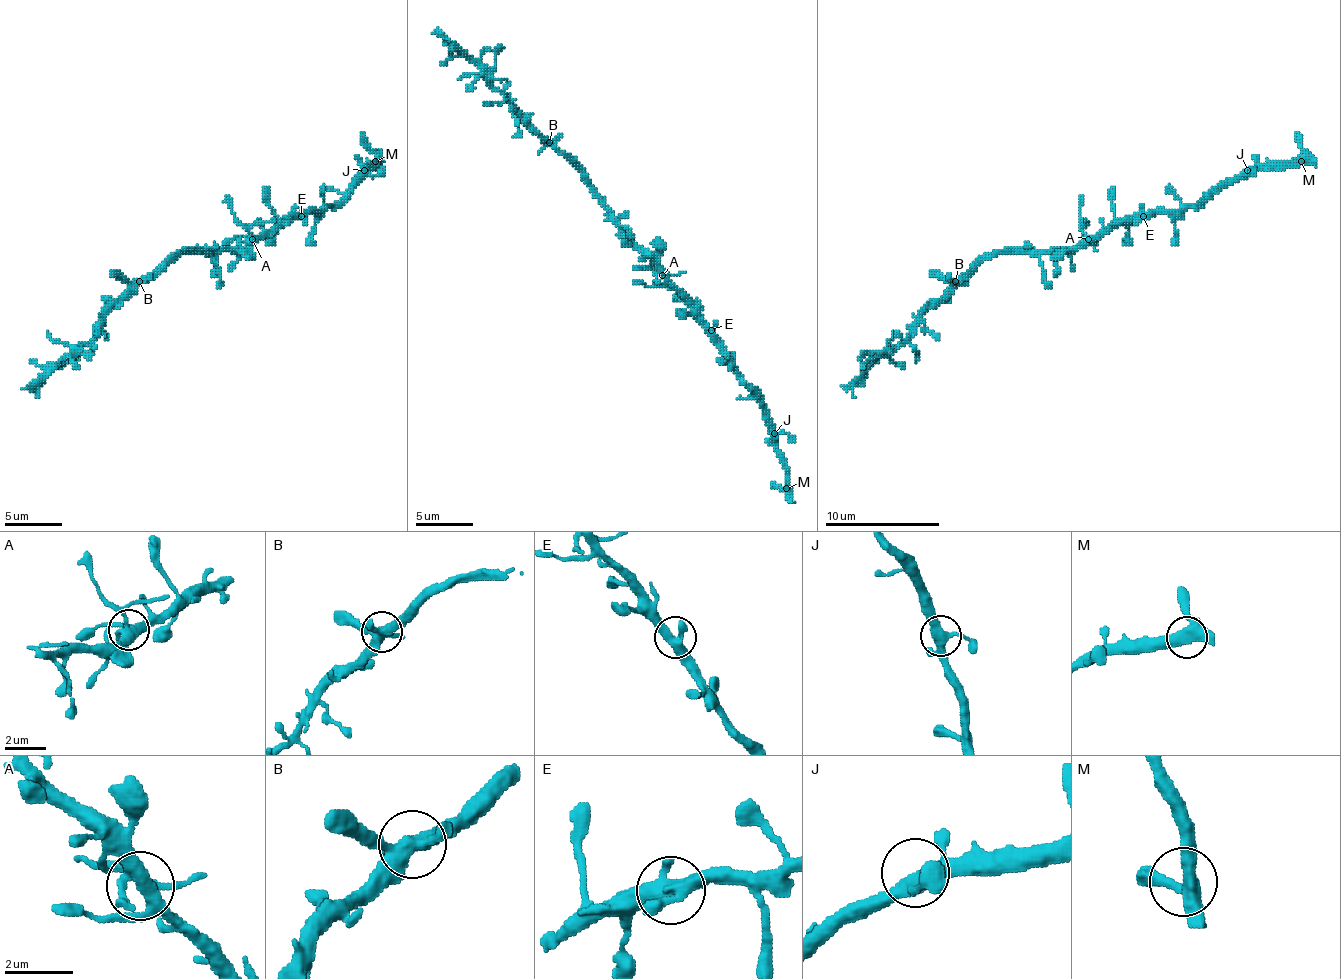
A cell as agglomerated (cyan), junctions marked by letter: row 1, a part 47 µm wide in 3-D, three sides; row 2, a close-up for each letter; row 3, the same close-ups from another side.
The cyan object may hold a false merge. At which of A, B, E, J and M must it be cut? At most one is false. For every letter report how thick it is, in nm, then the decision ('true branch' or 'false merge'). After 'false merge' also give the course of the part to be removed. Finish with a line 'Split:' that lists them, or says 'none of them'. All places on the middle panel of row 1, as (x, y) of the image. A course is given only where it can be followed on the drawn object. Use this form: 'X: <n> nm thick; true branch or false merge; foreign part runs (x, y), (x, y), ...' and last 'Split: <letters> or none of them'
A: 380 nm thick; true branch
B: 400 nm thick; true branch
E: 400 nm thick; true branch
J: 400 nm thick; true branch
M: 400 nm thick; true branch
Split: none of them

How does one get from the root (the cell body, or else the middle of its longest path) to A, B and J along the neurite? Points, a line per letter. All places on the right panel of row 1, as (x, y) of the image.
A: (1062, 250), (1074, 250), (1088, 239)
B: (1062, 250), (993, 250), (956, 282)
J: (1062, 250), (1077, 250), (1108, 230), (1152, 213), (1180, 213), (1186, 207), (1198, 207), (1247, 170)

